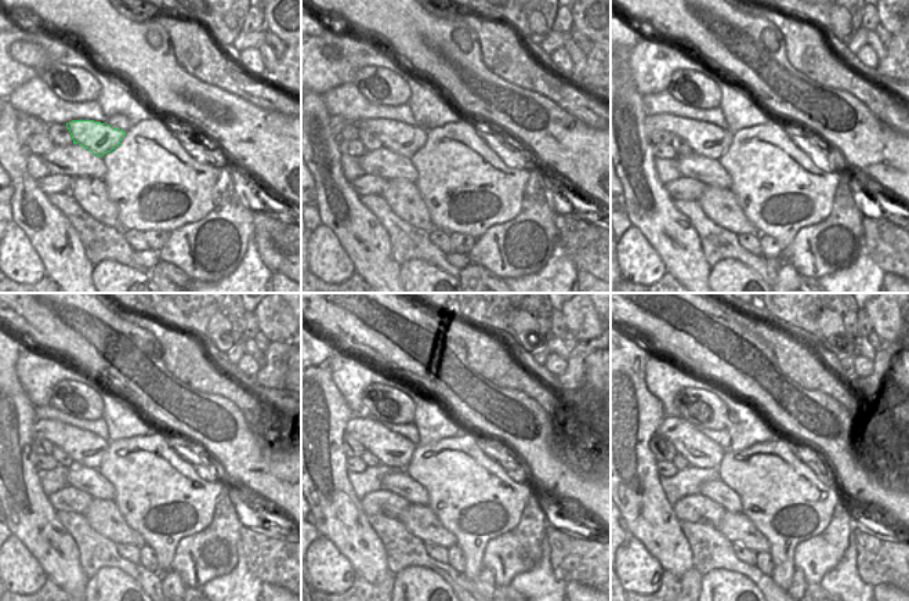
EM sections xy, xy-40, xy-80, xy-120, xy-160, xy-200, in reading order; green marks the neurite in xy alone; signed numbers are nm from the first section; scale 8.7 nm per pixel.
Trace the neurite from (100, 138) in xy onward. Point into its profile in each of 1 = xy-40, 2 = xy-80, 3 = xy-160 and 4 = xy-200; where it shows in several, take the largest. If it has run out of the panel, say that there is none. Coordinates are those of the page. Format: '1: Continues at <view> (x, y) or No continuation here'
1: Continues at xy-40 (401, 138)
2: Continues at xy-80 (703, 138)
3: Continues at xy-160 (394, 451)
4: Continues at xy-200 (702, 452).

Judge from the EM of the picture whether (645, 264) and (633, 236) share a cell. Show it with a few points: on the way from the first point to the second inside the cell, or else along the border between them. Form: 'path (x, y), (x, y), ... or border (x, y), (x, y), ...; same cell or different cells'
path (638, 257), (634, 253), (633, 243); same cell

